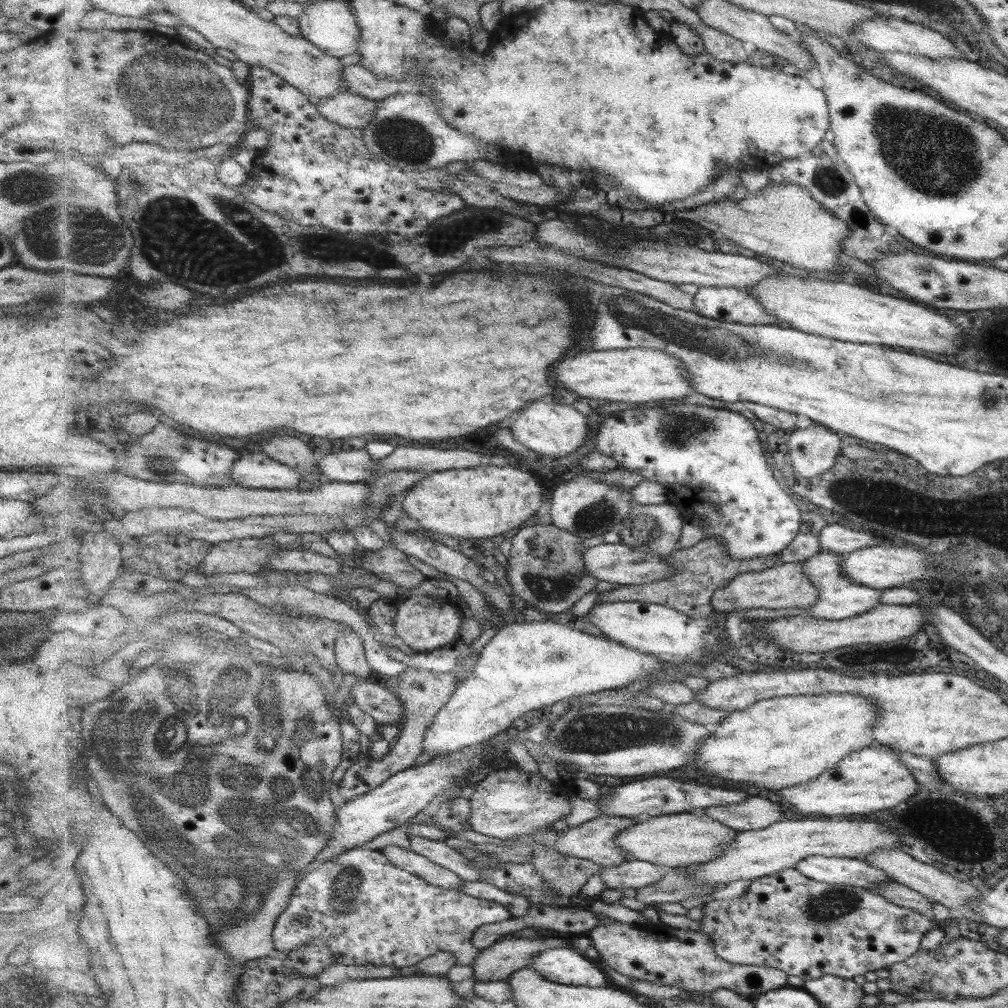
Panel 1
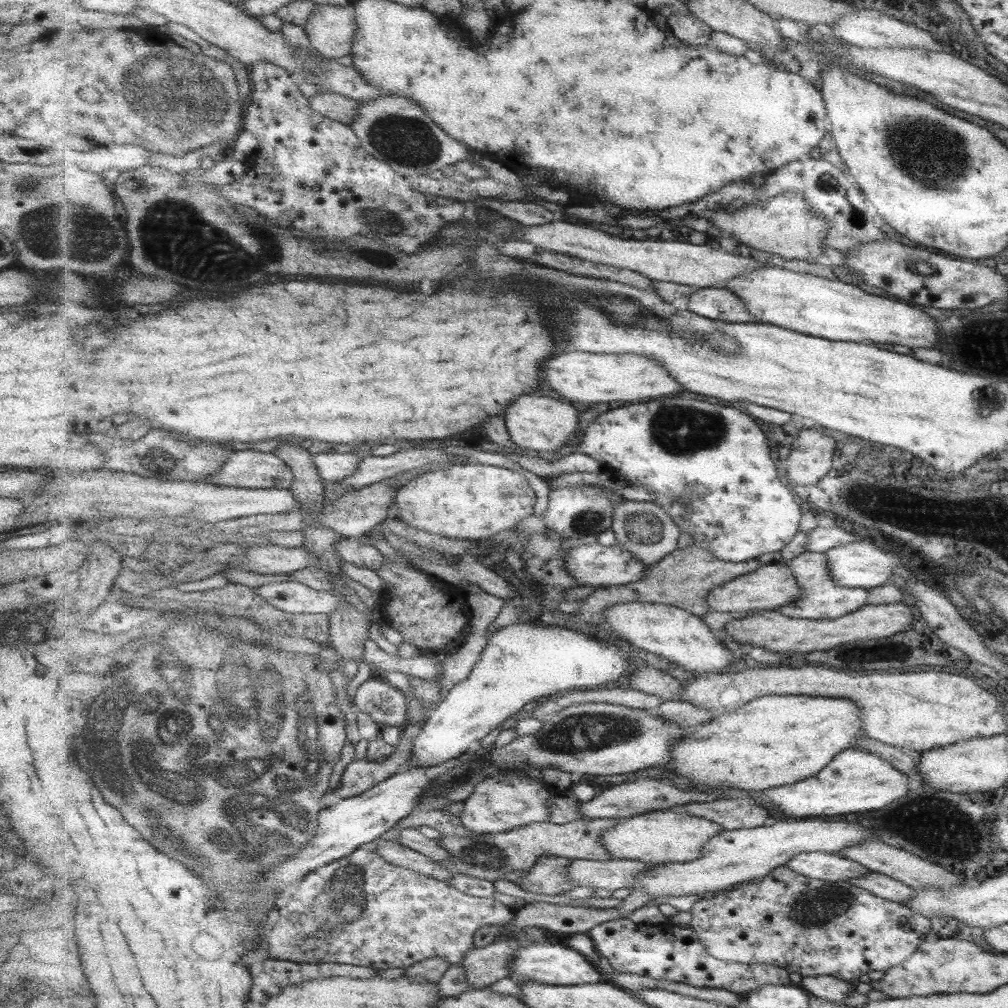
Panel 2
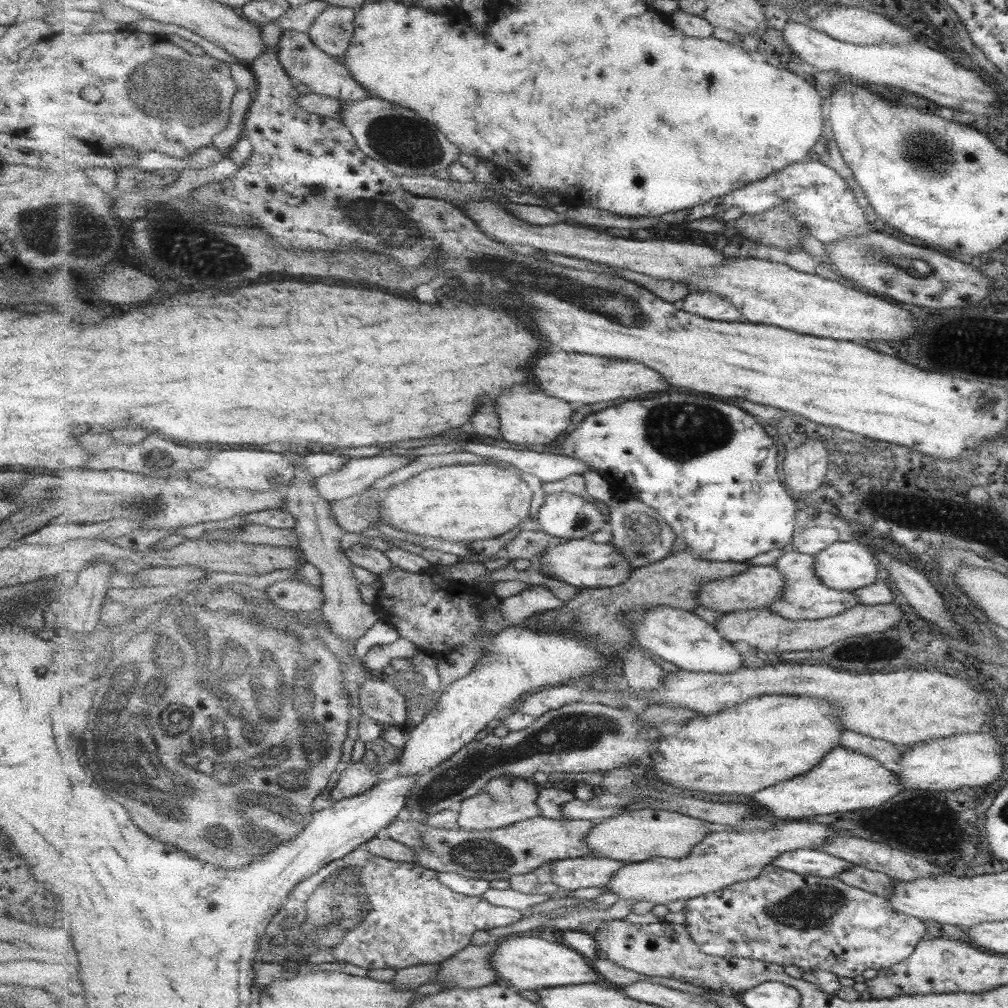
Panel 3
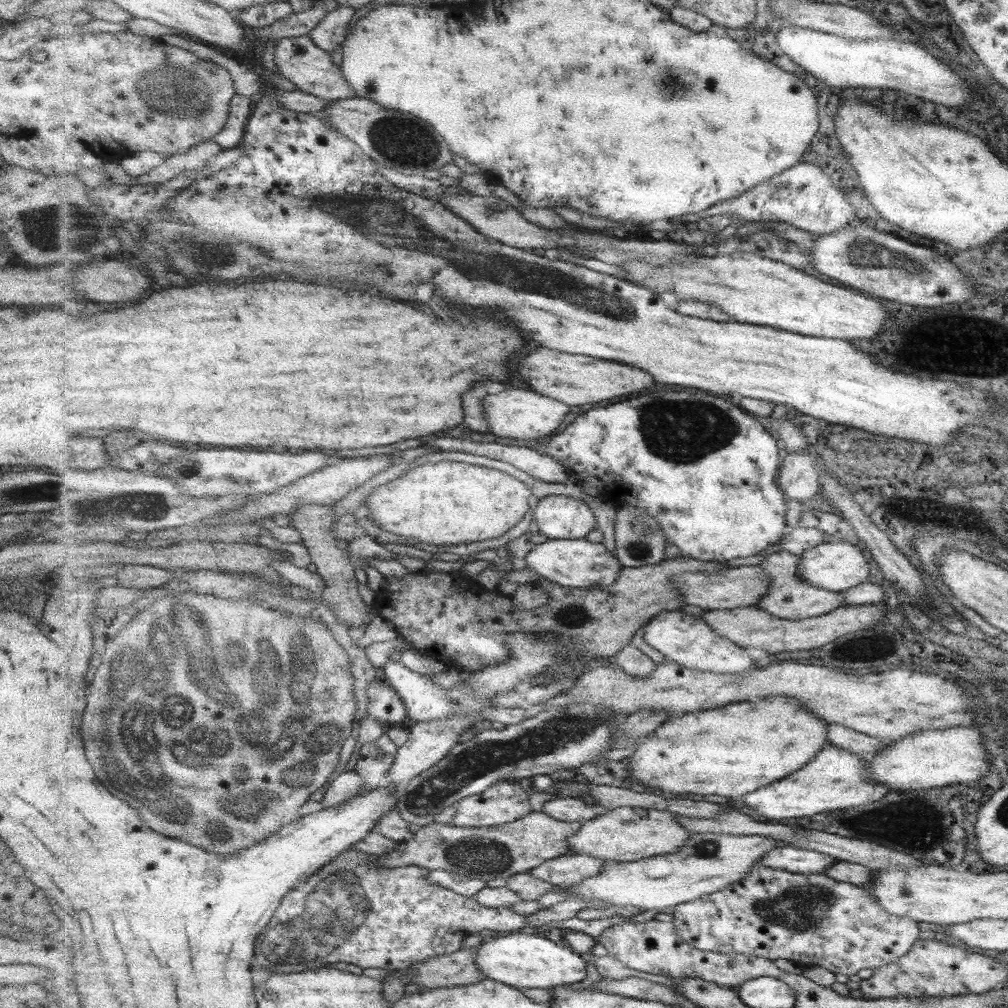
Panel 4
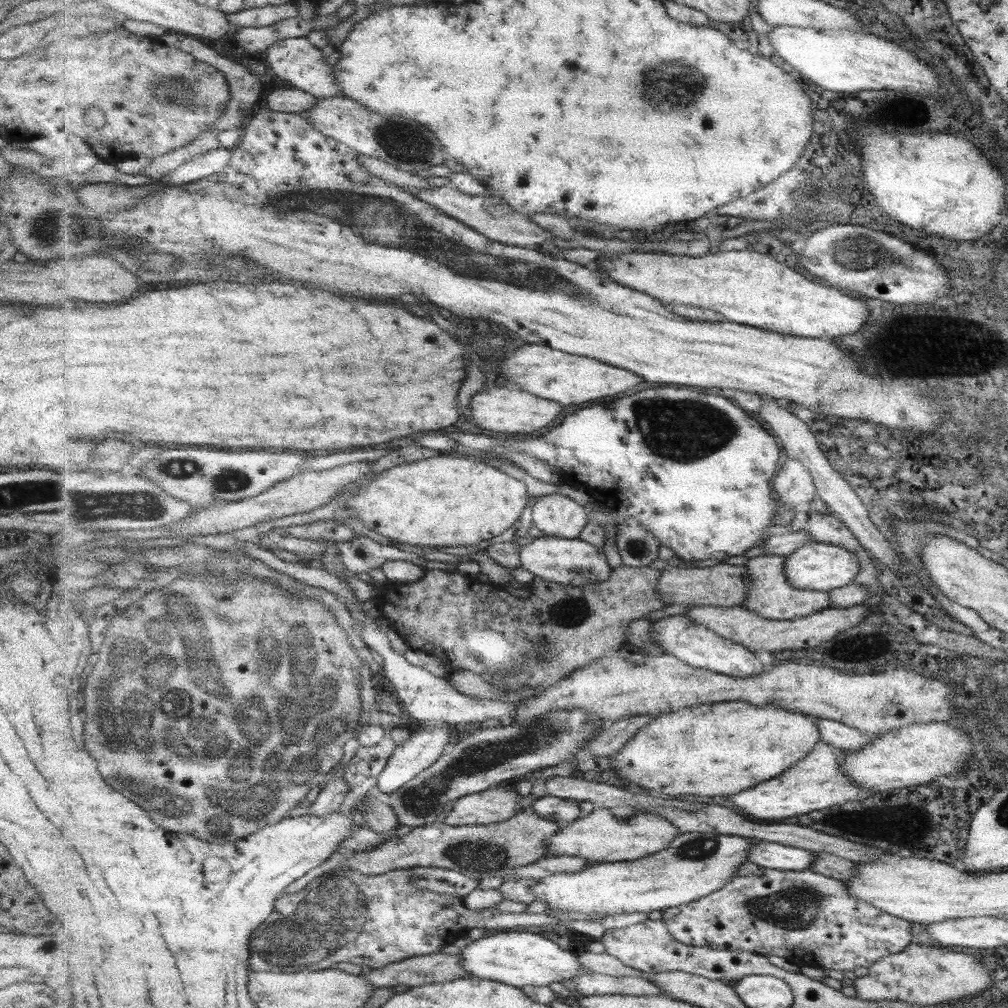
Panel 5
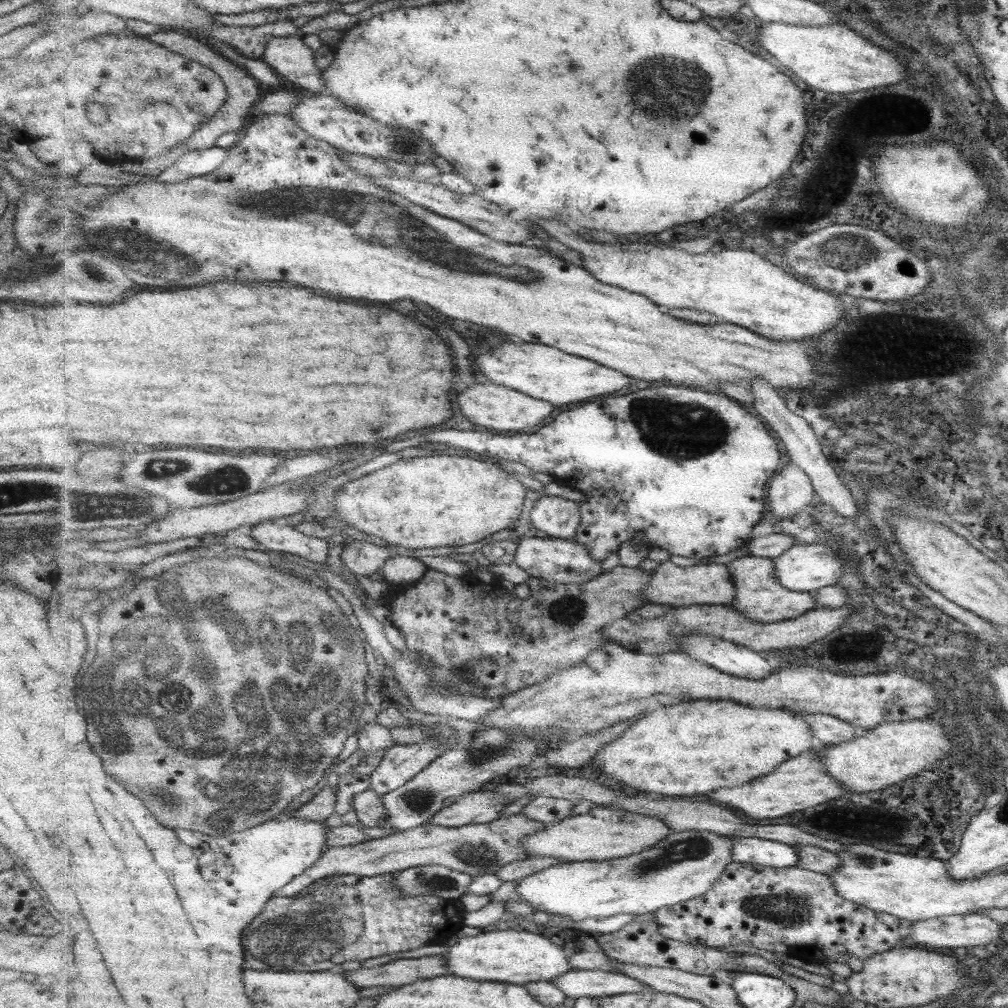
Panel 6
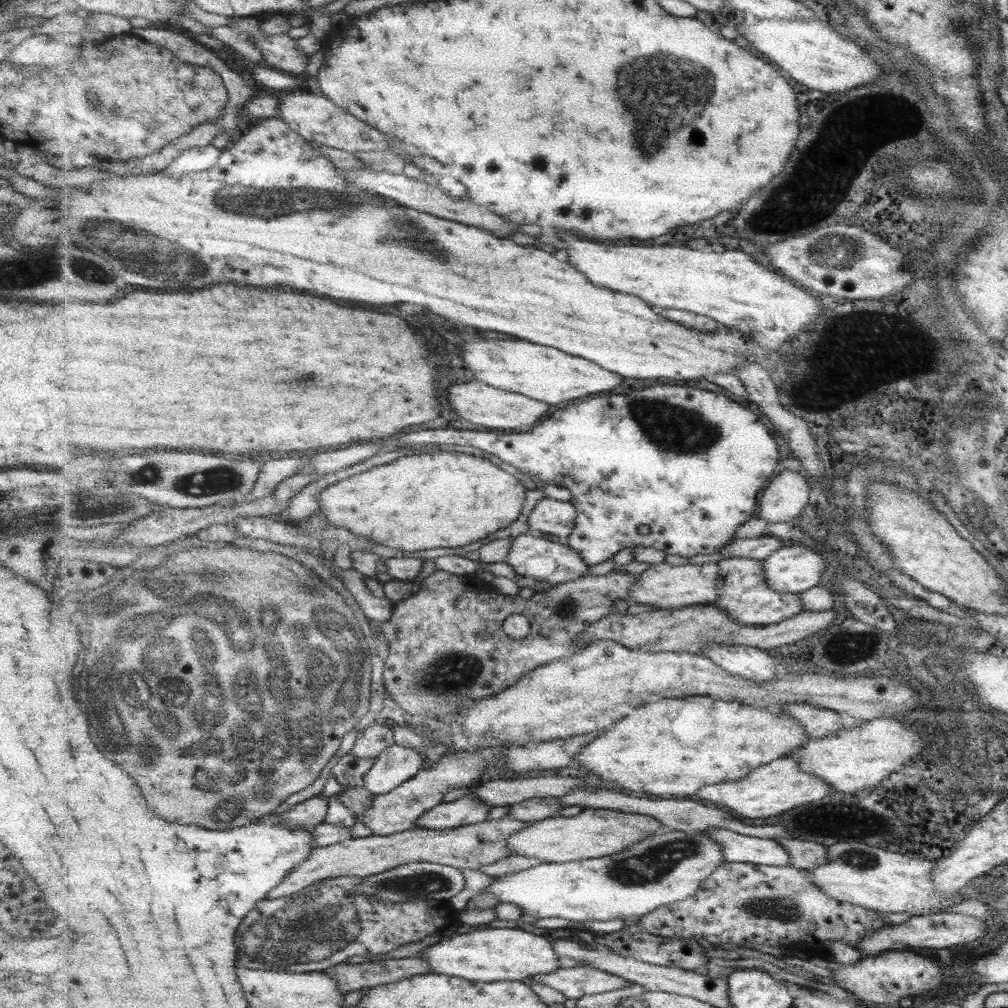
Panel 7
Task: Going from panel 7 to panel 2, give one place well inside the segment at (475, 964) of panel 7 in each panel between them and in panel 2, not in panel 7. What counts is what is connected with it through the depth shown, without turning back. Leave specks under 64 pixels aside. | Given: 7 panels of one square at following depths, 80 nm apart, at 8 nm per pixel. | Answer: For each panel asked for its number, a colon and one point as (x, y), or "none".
2: (554, 964)
3: (529, 963)
4: (522, 960)
5: (519, 959)
6: (508, 956)

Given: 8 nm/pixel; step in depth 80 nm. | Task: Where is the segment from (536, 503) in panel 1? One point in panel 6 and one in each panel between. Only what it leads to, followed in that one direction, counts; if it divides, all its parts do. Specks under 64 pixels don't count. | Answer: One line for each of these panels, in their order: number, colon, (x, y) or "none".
2: (472, 501)
3: (467, 502)
4: (449, 503)
5: (445, 500)
6: (435, 501)

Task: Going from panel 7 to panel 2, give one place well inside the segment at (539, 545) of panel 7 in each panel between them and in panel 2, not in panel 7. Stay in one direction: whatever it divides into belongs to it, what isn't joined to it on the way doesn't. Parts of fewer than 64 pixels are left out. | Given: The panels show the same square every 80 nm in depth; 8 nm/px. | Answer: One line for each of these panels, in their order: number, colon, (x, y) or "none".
2: (594, 564)
3: (582, 563)
4: (577, 563)
5: (568, 561)
6: (565, 561)

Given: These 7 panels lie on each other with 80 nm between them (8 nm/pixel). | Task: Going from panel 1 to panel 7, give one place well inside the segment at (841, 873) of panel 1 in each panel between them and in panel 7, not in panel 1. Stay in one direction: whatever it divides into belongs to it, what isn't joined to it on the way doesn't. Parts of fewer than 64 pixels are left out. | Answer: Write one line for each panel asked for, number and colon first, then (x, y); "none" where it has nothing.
2: (820, 865)
3: (805, 861)
4: (787, 857)
5: (773, 855)
6: (756, 851)
7: (738, 848)

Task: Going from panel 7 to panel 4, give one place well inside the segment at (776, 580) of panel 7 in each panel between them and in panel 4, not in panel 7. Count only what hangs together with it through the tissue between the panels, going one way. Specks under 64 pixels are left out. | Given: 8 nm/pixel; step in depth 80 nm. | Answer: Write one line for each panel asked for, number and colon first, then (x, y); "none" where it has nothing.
4: (837, 566)
5: (816, 566)
6: (805, 568)

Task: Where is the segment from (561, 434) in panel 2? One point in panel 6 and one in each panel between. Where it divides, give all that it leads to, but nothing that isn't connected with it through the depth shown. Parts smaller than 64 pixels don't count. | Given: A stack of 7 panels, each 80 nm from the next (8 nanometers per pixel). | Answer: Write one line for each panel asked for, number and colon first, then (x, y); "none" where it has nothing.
3: (535, 418)
4: (519, 415)
5: (520, 413)
6: (497, 407)

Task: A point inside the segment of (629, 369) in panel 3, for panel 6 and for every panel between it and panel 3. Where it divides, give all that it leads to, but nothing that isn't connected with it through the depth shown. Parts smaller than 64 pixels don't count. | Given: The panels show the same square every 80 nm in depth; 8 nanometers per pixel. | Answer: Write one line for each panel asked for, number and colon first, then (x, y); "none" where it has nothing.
4: (575, 379)
5: (568, 379)
6: (559, 378)

